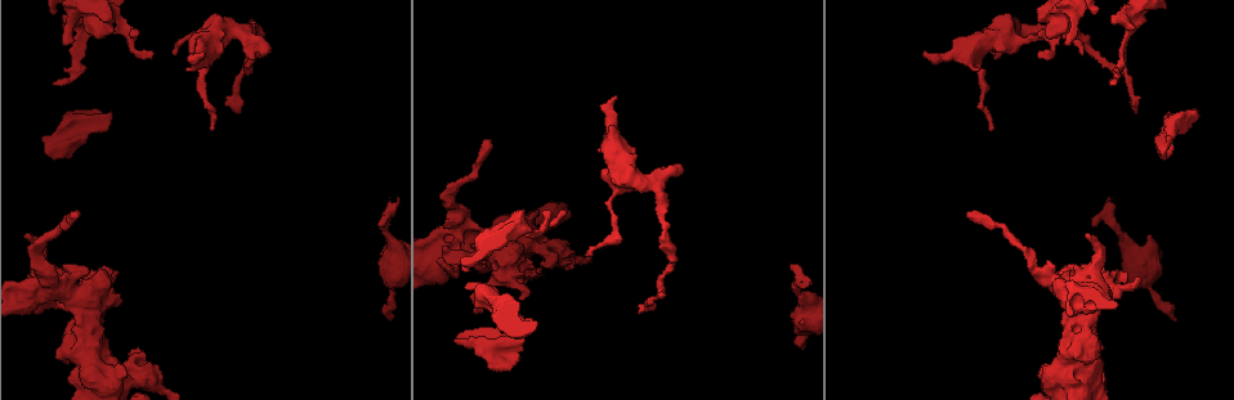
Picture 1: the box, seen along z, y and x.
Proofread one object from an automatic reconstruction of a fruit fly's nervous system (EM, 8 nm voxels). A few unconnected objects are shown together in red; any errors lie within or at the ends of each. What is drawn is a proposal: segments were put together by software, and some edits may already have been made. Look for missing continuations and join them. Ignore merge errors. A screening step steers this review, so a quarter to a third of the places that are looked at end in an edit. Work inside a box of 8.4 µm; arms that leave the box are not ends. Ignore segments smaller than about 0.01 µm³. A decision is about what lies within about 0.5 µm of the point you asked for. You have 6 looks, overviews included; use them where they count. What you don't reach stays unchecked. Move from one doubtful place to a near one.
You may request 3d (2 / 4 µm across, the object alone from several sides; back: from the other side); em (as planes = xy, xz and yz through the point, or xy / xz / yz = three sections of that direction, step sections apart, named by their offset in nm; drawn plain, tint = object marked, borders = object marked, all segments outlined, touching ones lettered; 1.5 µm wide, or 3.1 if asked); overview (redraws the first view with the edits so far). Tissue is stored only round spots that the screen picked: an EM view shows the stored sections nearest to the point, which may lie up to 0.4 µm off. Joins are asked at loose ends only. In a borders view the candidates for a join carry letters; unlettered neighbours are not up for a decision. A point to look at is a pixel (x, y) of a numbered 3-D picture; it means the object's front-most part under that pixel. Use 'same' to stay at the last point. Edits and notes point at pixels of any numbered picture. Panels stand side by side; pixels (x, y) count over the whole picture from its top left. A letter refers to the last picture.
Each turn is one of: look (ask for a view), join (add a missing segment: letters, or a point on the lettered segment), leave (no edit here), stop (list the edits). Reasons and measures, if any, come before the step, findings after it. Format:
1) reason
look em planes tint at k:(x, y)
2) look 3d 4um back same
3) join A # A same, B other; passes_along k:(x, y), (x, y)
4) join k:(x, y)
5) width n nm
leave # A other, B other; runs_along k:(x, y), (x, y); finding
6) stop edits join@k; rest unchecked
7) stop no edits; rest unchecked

free end
look 3d 2um at 1:(69, 155)

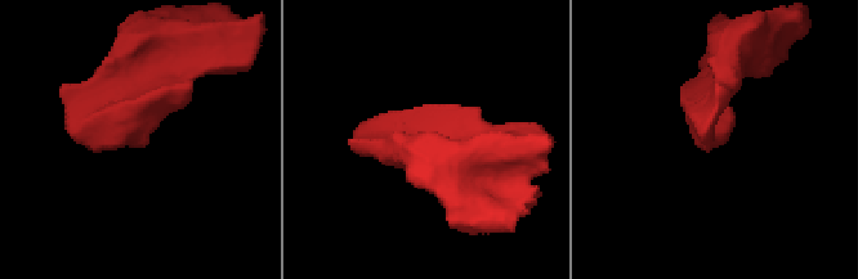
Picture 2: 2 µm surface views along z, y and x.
look em planes borders at 2:(148, 143)

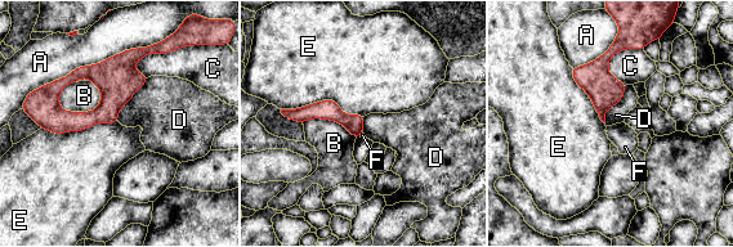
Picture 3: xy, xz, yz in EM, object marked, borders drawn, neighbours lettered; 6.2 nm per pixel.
width 110 nm; longest_contact A 800 nm
leave # A other, B other, C other, D other, E other, F other; no lettered segment goes on from it

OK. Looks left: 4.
tapers out
look em planes borders at 1:(651, 310)

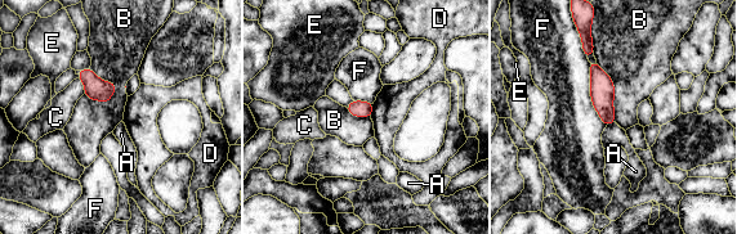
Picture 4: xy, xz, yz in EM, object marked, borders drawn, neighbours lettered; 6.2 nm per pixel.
width 140 nm; longest_contact F 420 nm
leave # A other, B other, C other, D other, E other, F other; none of them fits

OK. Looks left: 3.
look 3d 4um at 1:(540, 264)

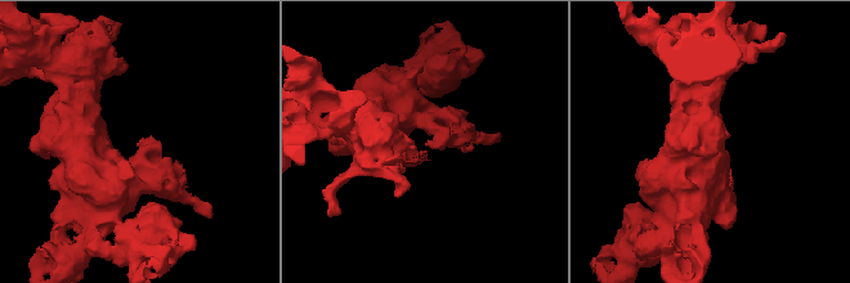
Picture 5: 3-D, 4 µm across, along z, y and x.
look em yz step 8 borders at 5:(426, 143)

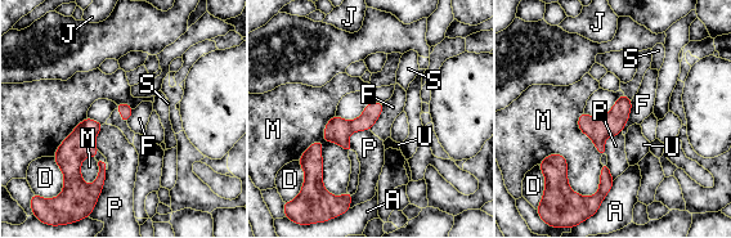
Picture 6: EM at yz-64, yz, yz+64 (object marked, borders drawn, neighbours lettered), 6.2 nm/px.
another direction
look em planes borders same

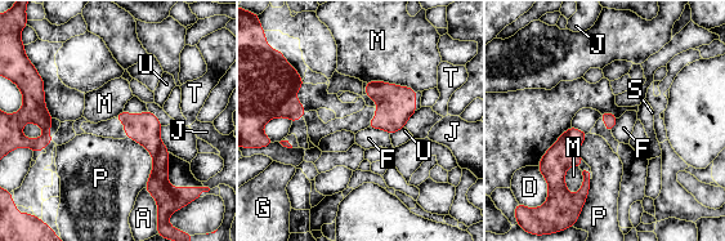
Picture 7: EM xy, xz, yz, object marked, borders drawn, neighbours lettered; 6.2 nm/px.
leave # A other, D other, F other, G other, J other, M other, P other, S other, T other, U other; runs_along 7:(122, 115), (159, 151), (153, 190); none of them fits

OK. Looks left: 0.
stop no edits; rest unchecked

